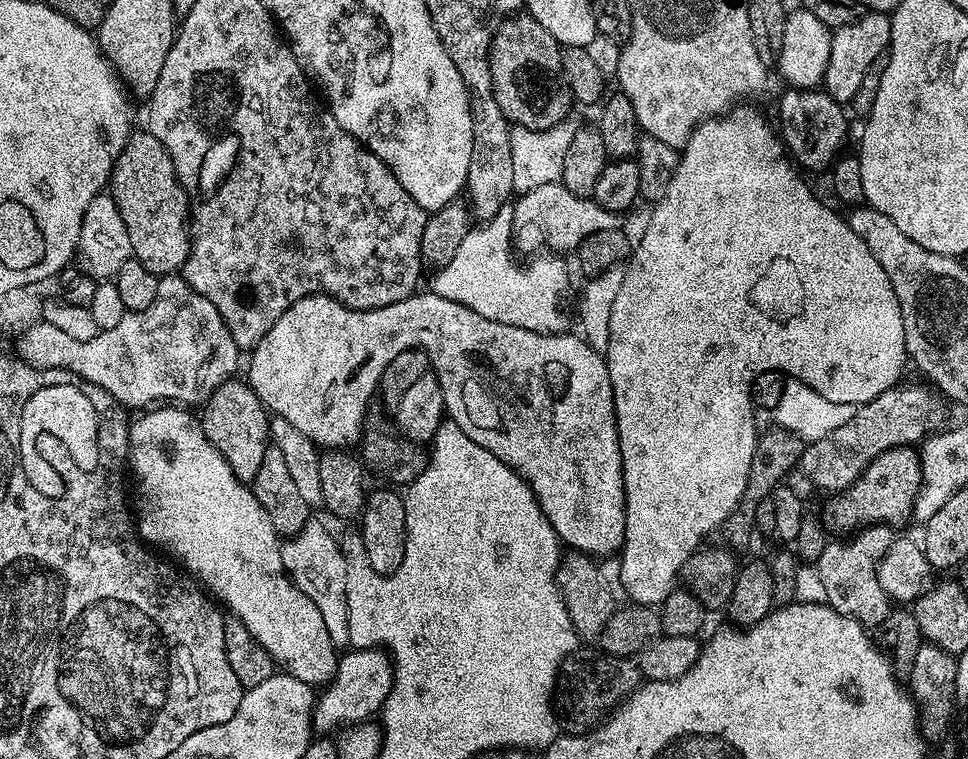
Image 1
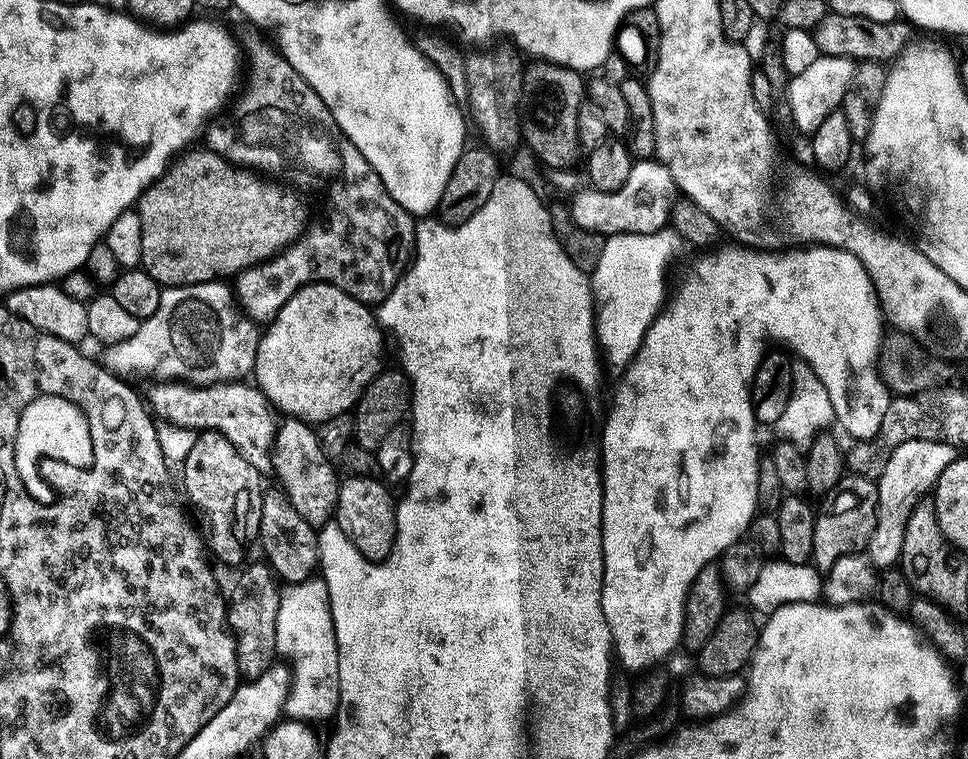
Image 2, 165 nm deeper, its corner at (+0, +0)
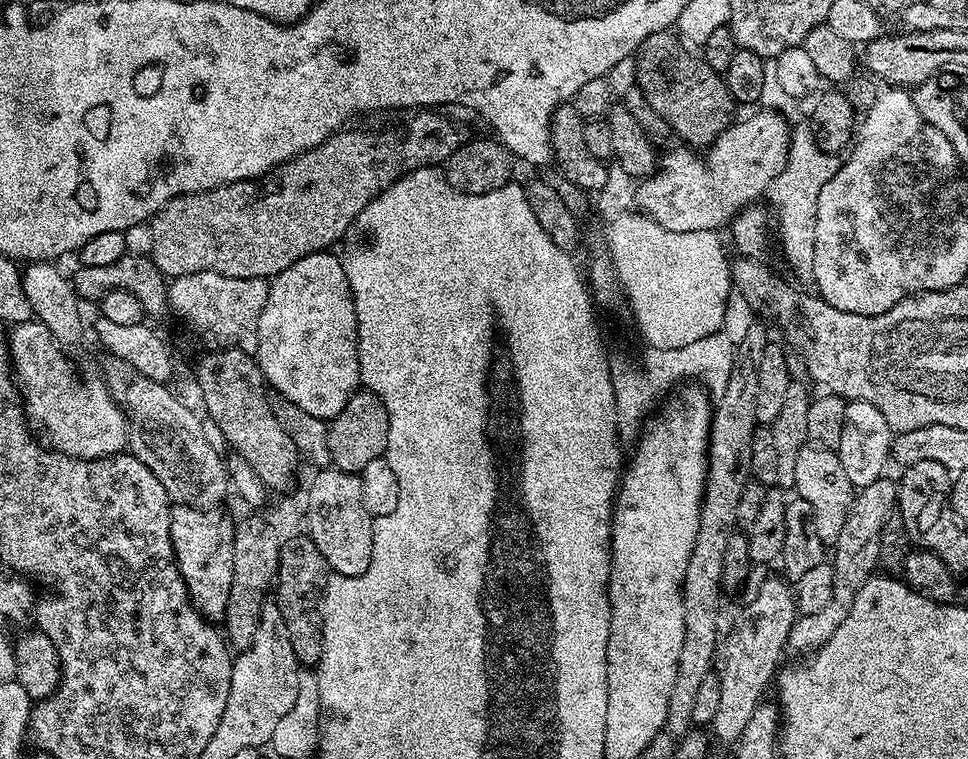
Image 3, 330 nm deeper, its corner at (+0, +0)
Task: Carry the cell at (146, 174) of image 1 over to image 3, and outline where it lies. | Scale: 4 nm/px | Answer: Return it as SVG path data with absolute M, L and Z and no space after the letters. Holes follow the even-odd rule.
M420 110L409 116L412 117L405 124L396 124L393 128L382 129L381 132L337 130L332 133L332 137L326 142L306 150L301 156L295 156L293 160L287 160L279 168L259 177L257 180L239 180L233 184L223 184L214 190L195 192L194 194L186 194L185 196L174 198L150 221L154 230L154 250L151 255L153 262L158 266L158 270L162 270L165 278L198 274L199 272L217 272L218 274L226 274L230 278L262 278L263 280L268 280L271 277L277 276L282 270L286 270L286 266L294 266L294 262L298 262L298 258L306 258L306 254L314 254L315 252L331 249L333 246L336 246L332 244L338 243L347 234L348 227L351 229L355 225L356 219L362 214L362 210L366 210L366 206L374 197L385 192L391 184L398 182L406 174L410 174L414 170L443 166L450 158L450 154L454 154L454 150L461 148L470 139L470 133L468 133L469 125L452 119L451 116L443 111Z

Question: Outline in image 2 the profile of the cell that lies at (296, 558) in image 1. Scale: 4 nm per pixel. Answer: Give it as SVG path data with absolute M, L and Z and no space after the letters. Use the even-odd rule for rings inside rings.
M313 578L289 584L280 593L278 622L276 623L276 650L292 670L292 689L284 703L284 716L305 722L328 721L335 717L340 701L338 694L338 642L334 634L334 618L328 601L328 588L323 579Z

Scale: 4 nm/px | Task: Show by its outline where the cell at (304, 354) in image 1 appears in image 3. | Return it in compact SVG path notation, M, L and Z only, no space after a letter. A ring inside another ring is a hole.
M325 250L306 254L306 258L298 258L294 266L286 266L286 270L271 277L266 306L262 306L262 314L258 318L254 353L271 391L284 395L299 409L327 422L342 414L342 406L346 406L361 387L352 287L346 278L343 259L334 253Z

